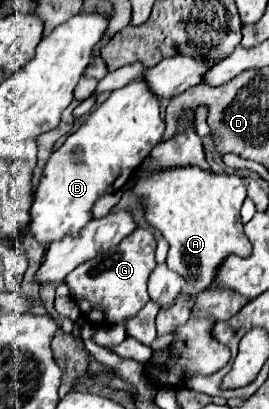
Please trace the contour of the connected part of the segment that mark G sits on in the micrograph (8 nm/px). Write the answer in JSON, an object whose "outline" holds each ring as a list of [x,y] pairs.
{"outline":[[[138,228],[130,236],[126,236],[126,240],[118,244],[118,248],[102,252],[102,256],[96,256],[94,260],[74,268],[66,276],[66,284],[70,286],[72,298],[78,302],[82,316],[94,324],[122,324],[126,318],[134,316],[150,300],[146,292],[146,280],[150,272],[156,268],[154,252],[156,240],[152,232]]]}

